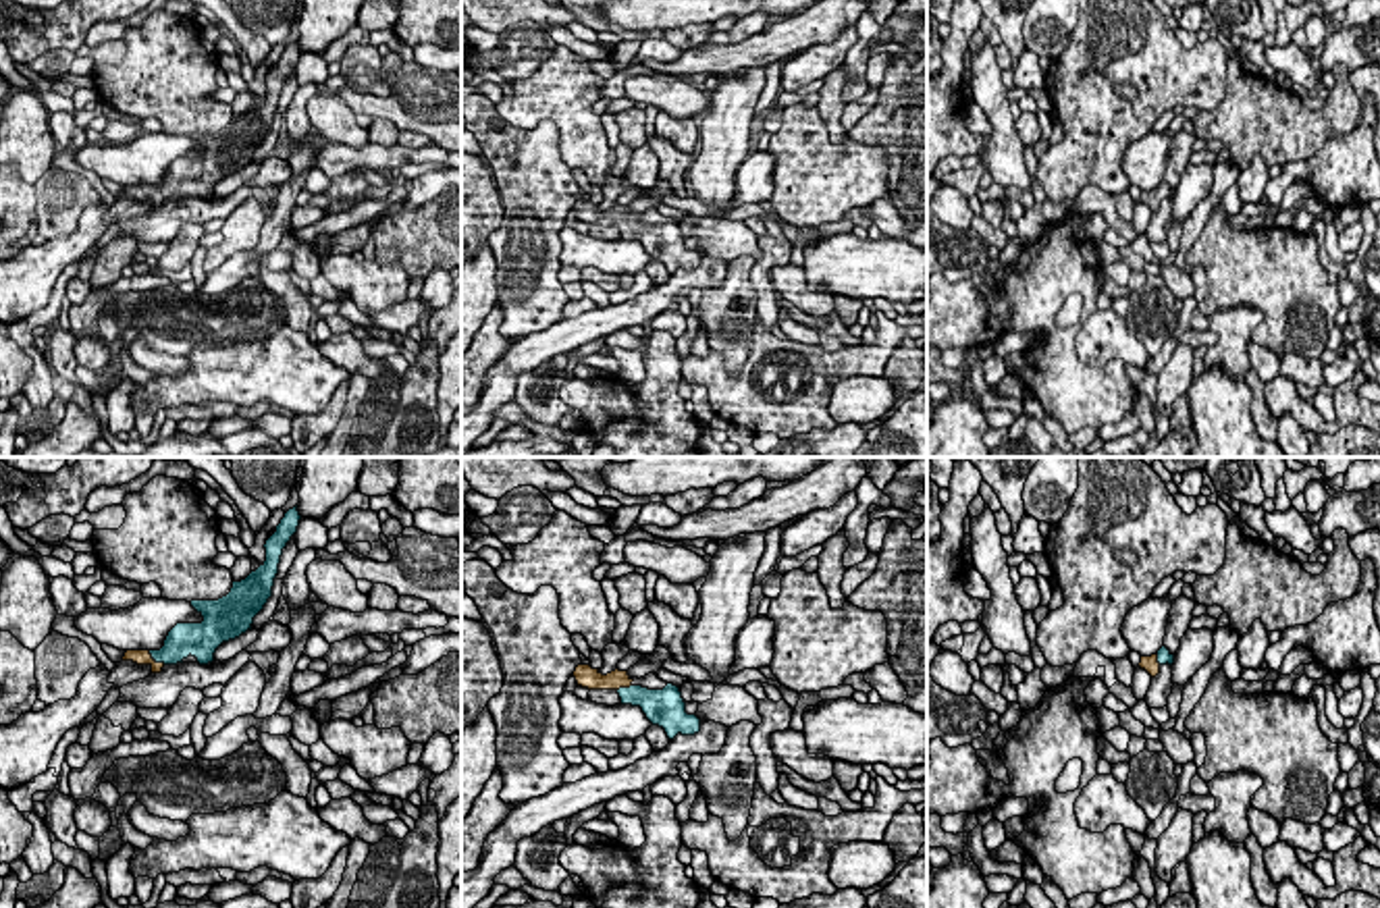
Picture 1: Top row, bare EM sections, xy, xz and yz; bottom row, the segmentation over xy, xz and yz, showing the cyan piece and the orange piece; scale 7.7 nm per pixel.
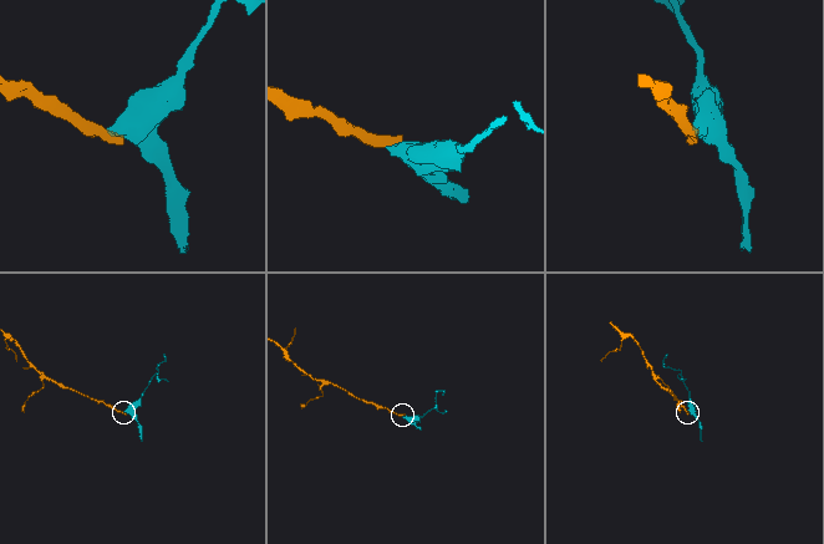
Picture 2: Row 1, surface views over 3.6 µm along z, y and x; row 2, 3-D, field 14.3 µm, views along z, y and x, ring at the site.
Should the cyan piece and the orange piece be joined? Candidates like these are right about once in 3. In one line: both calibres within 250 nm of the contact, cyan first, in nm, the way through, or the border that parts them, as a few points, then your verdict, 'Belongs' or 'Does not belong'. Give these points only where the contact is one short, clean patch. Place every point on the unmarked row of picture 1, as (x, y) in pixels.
Thickness 240 nm (cyan) against 130 nm. Path across: xy (181, 175), (156, 196), (142, 192). Belongs

